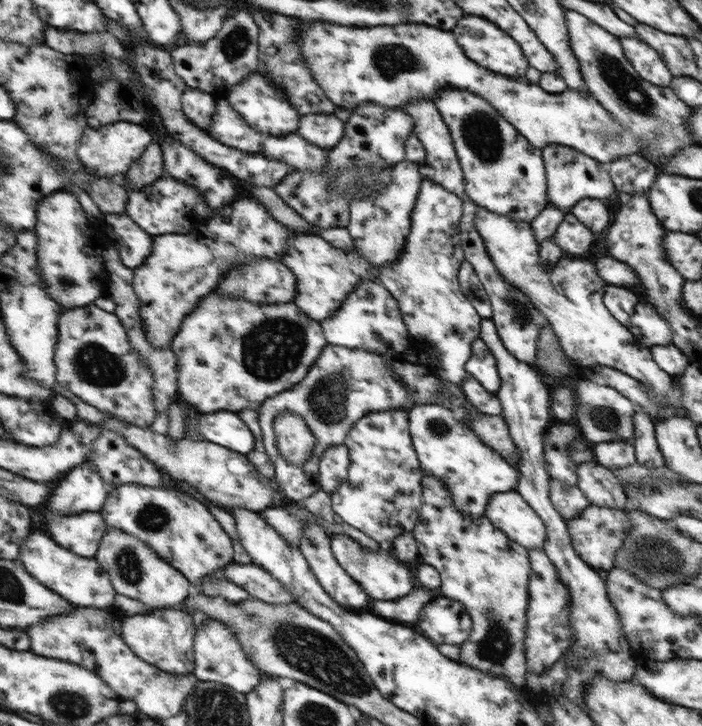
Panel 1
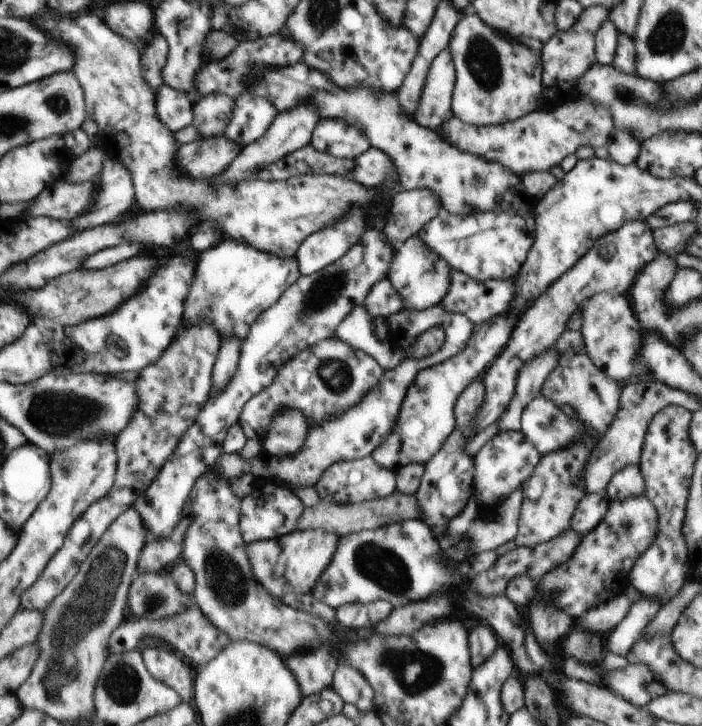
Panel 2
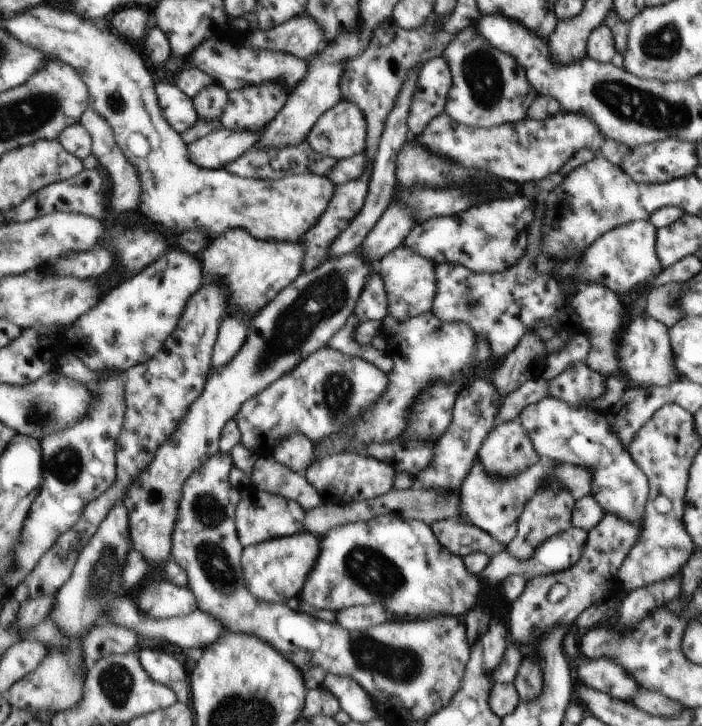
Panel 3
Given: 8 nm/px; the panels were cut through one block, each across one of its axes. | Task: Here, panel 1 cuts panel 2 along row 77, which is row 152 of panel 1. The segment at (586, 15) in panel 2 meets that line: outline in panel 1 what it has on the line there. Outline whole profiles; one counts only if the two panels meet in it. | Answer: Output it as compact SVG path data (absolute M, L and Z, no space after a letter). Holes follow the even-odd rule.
M560 144L547 145L541 150L543 151L544 170L547 173L548 205L569 213L572 206L582 198L606 200L615 193L607 174L606 163L597 162L571 147Z

